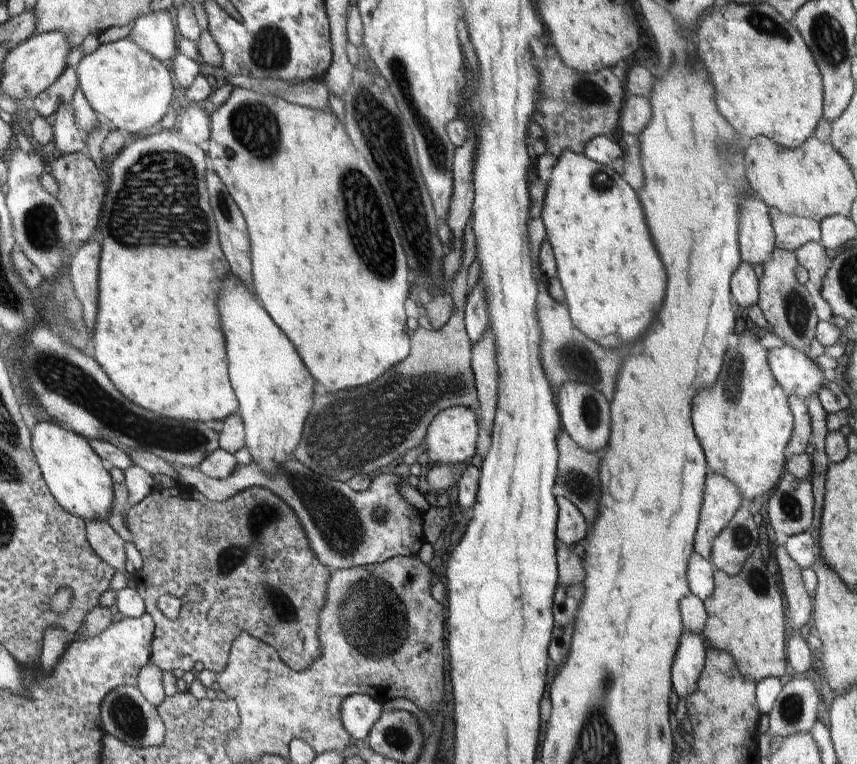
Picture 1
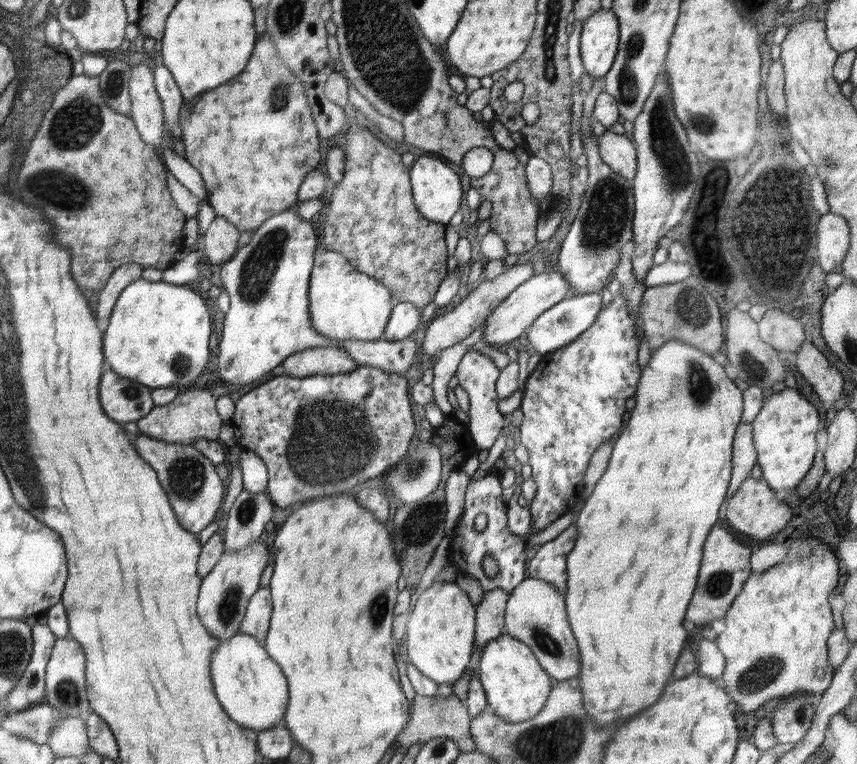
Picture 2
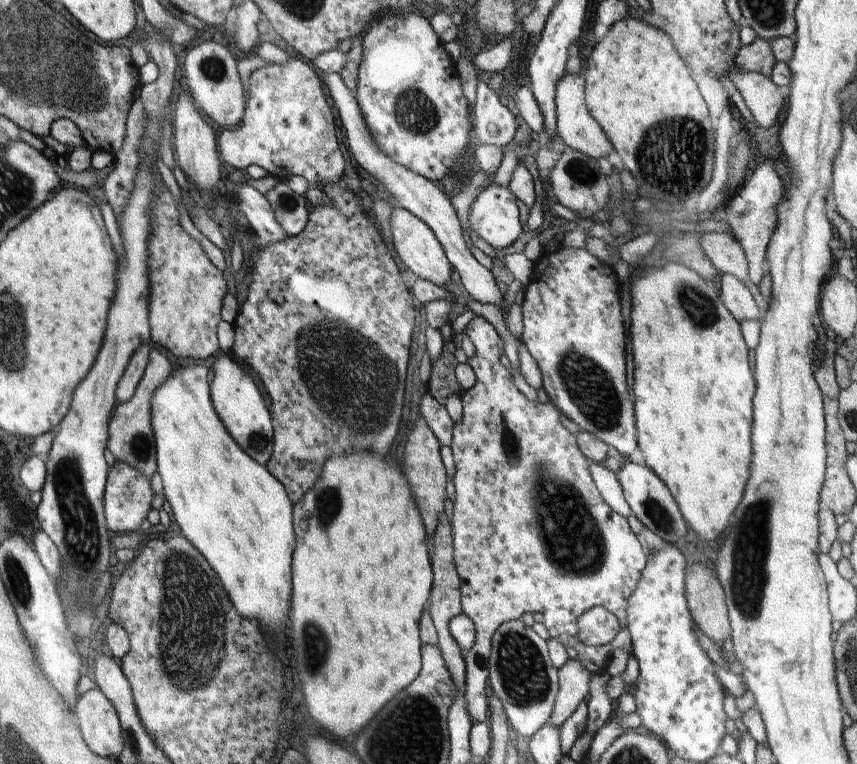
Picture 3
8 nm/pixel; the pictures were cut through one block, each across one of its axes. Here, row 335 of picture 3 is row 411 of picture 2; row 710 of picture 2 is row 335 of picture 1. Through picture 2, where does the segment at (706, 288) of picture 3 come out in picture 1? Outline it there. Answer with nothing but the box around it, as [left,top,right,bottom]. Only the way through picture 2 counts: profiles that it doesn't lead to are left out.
[541,150,665,348]

